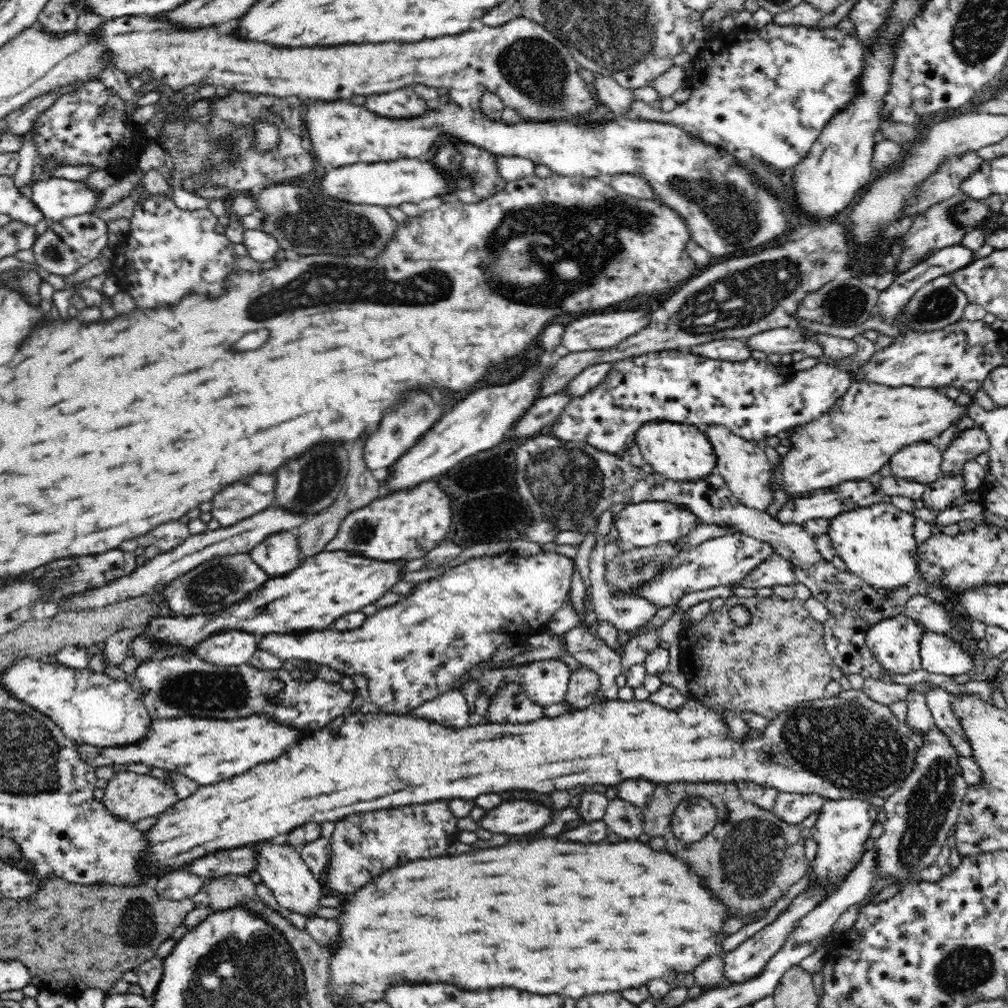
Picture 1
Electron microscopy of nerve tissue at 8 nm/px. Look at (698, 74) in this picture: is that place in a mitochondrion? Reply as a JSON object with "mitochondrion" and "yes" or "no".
{"mitochondrion":"no"}

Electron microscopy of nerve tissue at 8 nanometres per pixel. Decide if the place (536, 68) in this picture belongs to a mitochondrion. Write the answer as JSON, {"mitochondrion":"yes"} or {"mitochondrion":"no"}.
{"mitochondrion":"yes"}

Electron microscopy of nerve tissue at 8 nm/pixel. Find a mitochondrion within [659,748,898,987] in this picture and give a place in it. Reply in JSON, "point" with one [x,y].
{"point":[754,847]}

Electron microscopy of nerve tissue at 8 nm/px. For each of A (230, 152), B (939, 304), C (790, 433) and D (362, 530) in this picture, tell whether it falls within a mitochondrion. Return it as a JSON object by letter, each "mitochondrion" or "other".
{"A":"mitochondrion","B":"mitochondrion","C":"other","D":"mitochondrion"}

